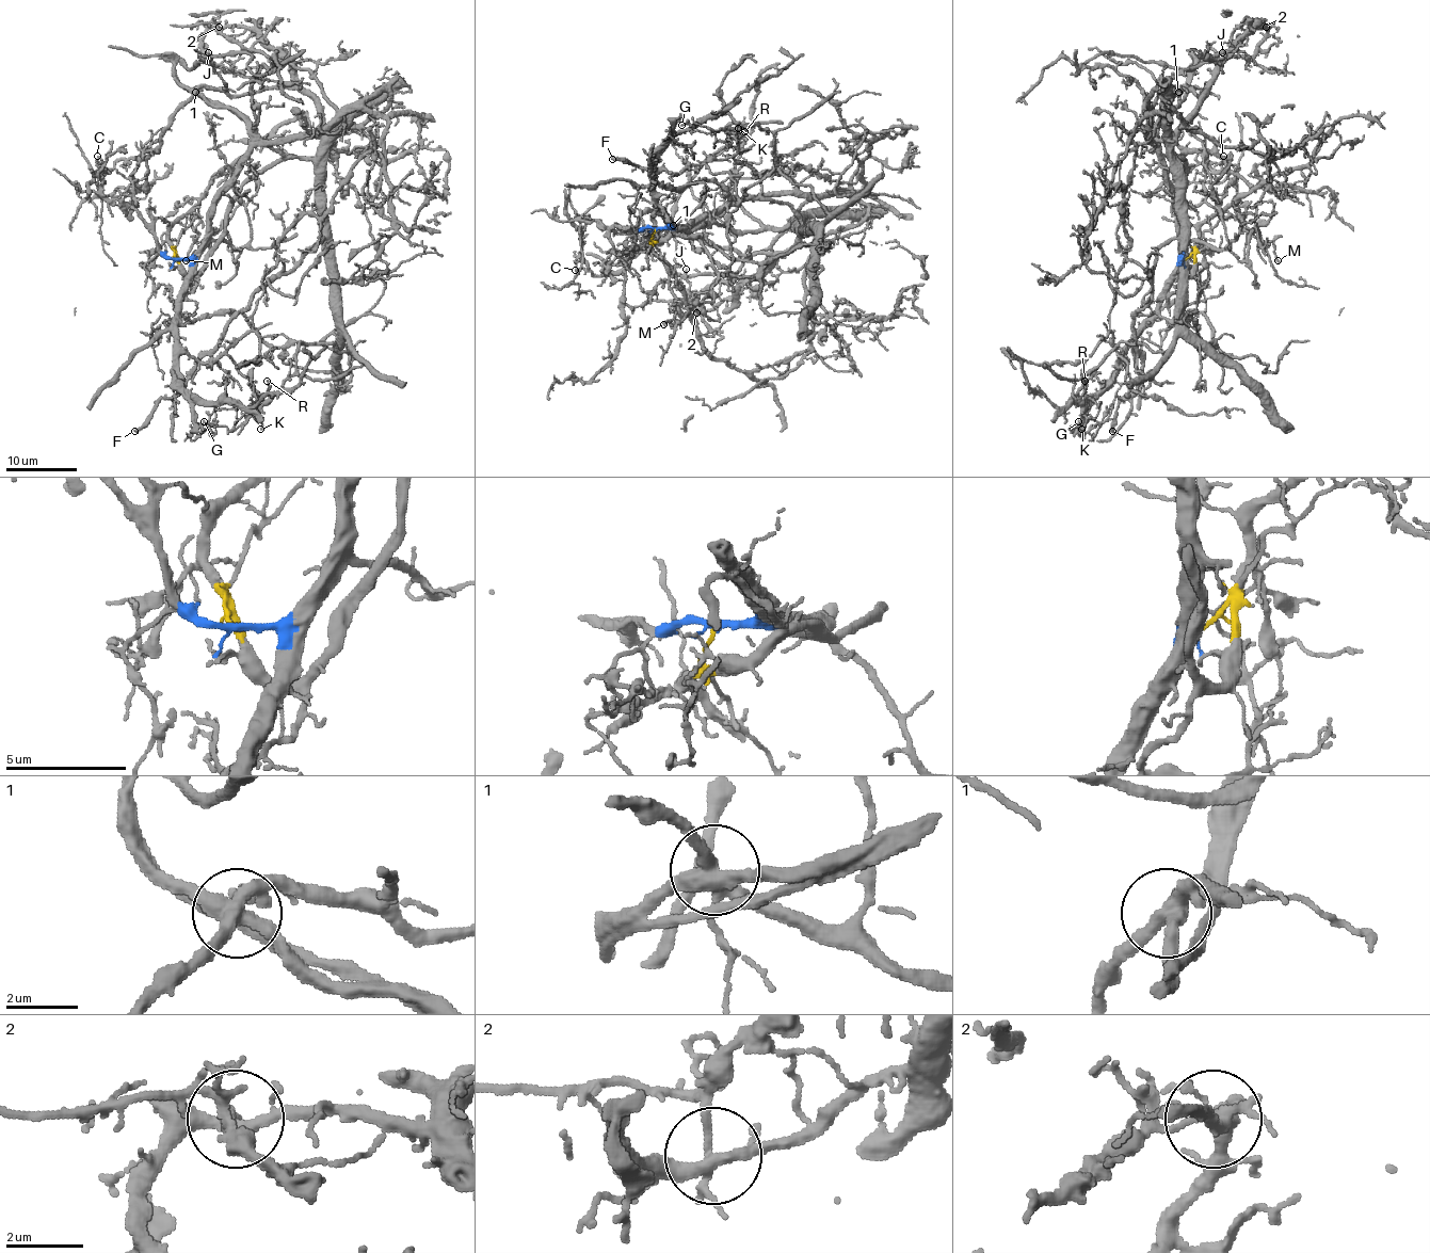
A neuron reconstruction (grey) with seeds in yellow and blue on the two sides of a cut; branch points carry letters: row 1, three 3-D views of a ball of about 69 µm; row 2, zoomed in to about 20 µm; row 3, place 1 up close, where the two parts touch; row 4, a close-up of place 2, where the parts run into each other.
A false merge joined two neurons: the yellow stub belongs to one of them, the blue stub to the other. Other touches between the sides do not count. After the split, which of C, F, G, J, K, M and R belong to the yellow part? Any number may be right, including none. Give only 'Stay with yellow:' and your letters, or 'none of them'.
Stay with yellow: C, F, G, J, K, M, R

